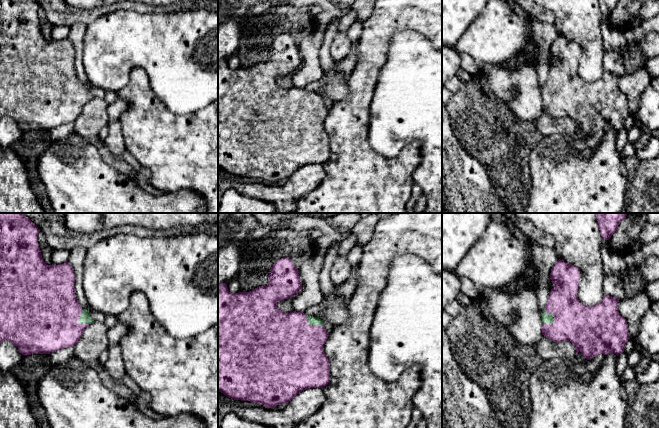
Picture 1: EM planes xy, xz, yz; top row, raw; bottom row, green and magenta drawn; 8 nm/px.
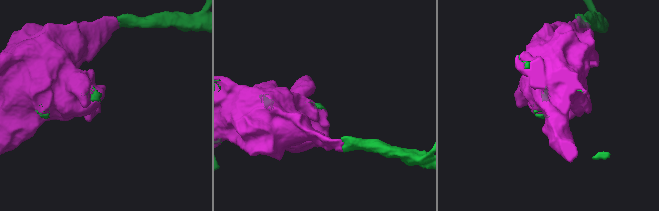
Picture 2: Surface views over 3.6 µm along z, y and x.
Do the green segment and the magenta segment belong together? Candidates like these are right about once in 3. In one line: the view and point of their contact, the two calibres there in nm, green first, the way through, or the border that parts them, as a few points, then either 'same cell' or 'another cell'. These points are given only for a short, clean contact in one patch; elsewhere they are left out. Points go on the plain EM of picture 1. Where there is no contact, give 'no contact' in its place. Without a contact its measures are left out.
yz (552, 91) | 80/320 nm | same cell

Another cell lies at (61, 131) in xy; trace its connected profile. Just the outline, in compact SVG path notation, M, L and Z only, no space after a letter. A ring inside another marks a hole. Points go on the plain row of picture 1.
M75 122L59 125L57 127L54 127L49 131L50 138L53 141L57 141L59 139L63 139L72 132L74 132Z

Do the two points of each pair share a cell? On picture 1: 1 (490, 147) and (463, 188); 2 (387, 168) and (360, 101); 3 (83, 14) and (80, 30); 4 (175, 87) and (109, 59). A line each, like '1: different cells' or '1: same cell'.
1: different cells
2: same cell
3: different cells
4: same cell

